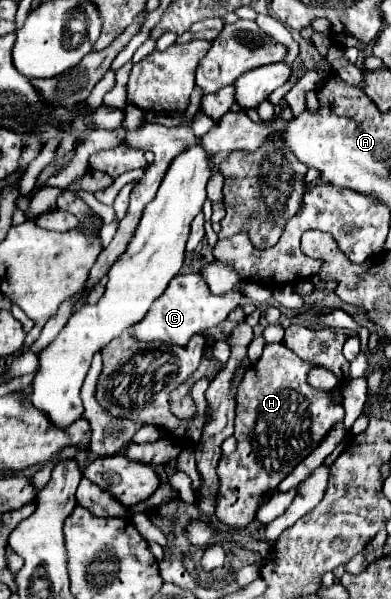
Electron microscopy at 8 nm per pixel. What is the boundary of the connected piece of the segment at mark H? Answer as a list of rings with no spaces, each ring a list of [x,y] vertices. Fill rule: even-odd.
[[[266,344],[262,358],[242,376],[236,392],[238,448],[218,462],[220,496],[216,516],[228,528],[242,528],[254,520],[256,510],[278,484],[306,458],[326,432],[344,418],[342,404],[332,404],[330,394],[308,386],[306,374],[312,366],[300,360],[284,344]]]

